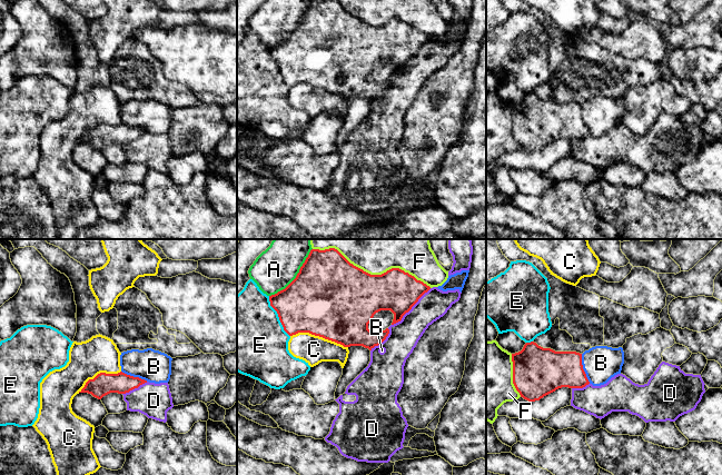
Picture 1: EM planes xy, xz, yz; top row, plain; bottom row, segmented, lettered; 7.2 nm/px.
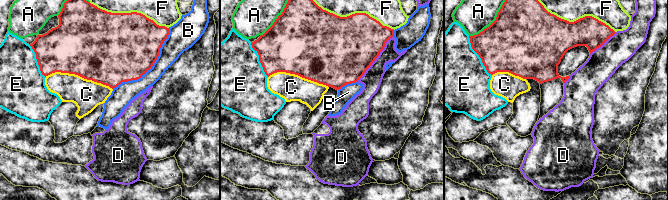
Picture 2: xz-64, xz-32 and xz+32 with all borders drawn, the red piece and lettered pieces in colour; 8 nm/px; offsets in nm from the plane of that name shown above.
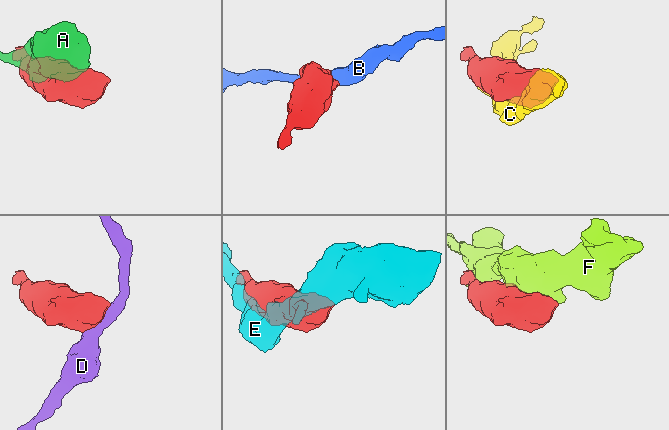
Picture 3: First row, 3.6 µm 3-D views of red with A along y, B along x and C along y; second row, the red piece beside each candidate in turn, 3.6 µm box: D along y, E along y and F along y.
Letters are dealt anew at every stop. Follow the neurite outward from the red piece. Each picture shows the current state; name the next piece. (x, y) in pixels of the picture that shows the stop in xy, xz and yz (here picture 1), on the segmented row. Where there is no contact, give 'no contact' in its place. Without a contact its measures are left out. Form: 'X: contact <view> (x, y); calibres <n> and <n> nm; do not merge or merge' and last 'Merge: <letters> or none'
A: contact xz (296, 276); calibres 500 and 300 nm; do not merge
B: contact yz (582, 368); calibres 300 and 260 nm; do not merge
C: contact xz (319, 336); calibres 500 and 200 nm; do not merge
D: contact xz (411, 308); calibres 300 and 220 nm; do not merge
E: contact xz (278, 316); calibres 420 and 500 nm; do not merge
F: contact xz (372, 275); calibres 480 and 460 nm; do not merge
Merge: none

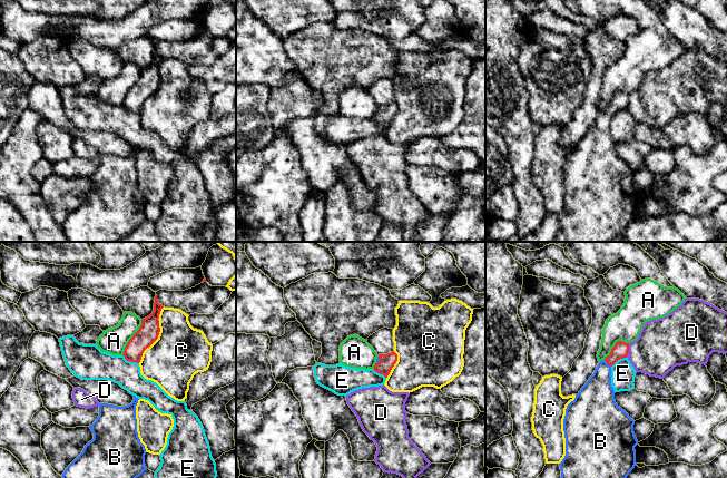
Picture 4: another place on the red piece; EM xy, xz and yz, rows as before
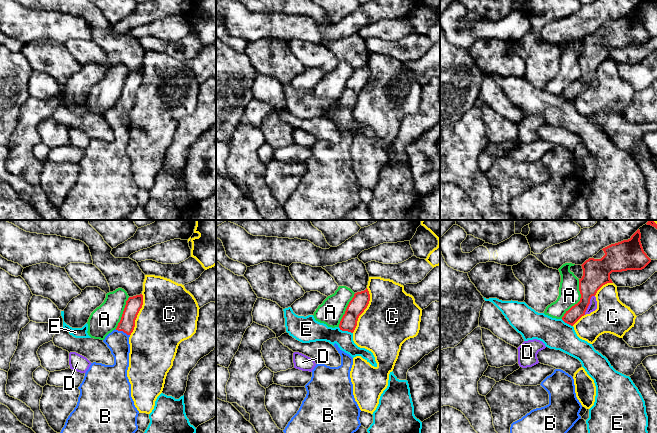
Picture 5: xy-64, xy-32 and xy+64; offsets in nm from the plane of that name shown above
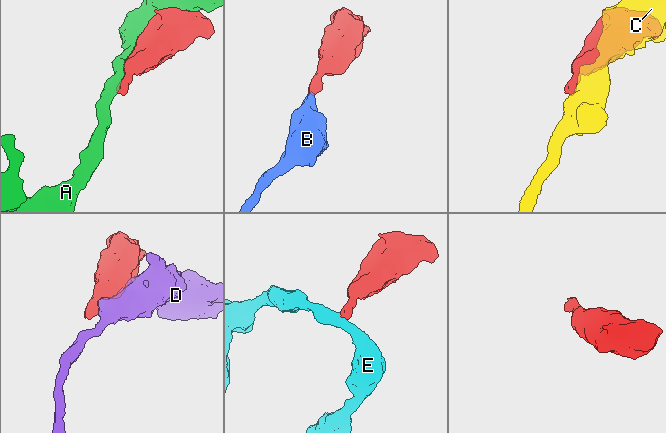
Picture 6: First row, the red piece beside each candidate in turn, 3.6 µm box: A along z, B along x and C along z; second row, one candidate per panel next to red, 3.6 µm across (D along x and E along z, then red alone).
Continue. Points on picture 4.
A: contact xy (131, 338); calibres 150 and 190 nm; do not merge
B: contact yz (607, 363); calibres 120 and 240 nm; merge
C: contact xy (158, 334); calibres 150 and 380 nm; do not merge
D: contact yz (628, 350); calibres 120 and 360 nm; do not merge
E: contact xy (130, 361); calibres 150 and 220 nm; do not merge
Merge: B

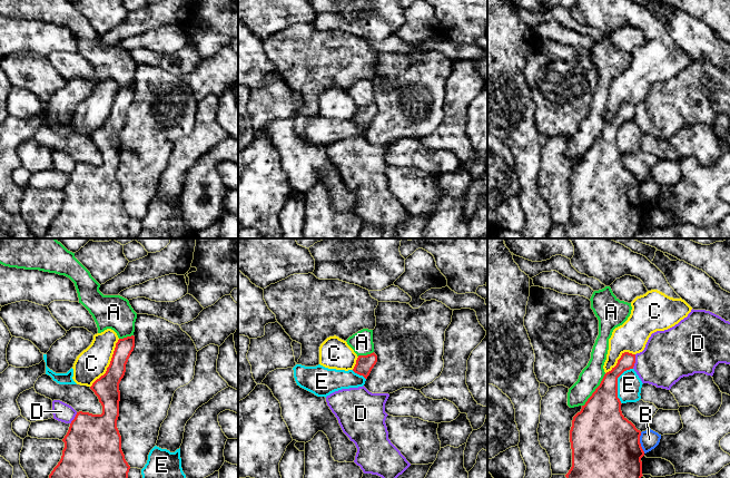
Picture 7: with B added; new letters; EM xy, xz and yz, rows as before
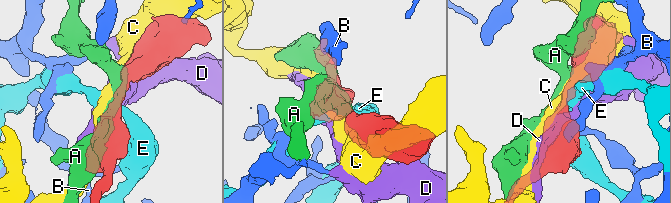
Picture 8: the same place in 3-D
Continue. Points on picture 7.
A: contact yz (595, 390); calibres 340 and 160 nm; do not merge
B: contact yz (639, 442); calibres 480 and 140 nm; do not merge
C: contact xy (110, 363); calibres 180 and 220 nm; do not merge
D: contact yz (634, 361); calibres 130 and 360 nm; do not merge
E: contact yz (617, 383); calibres 280 and 180 nm; do not merge
Merge: none

